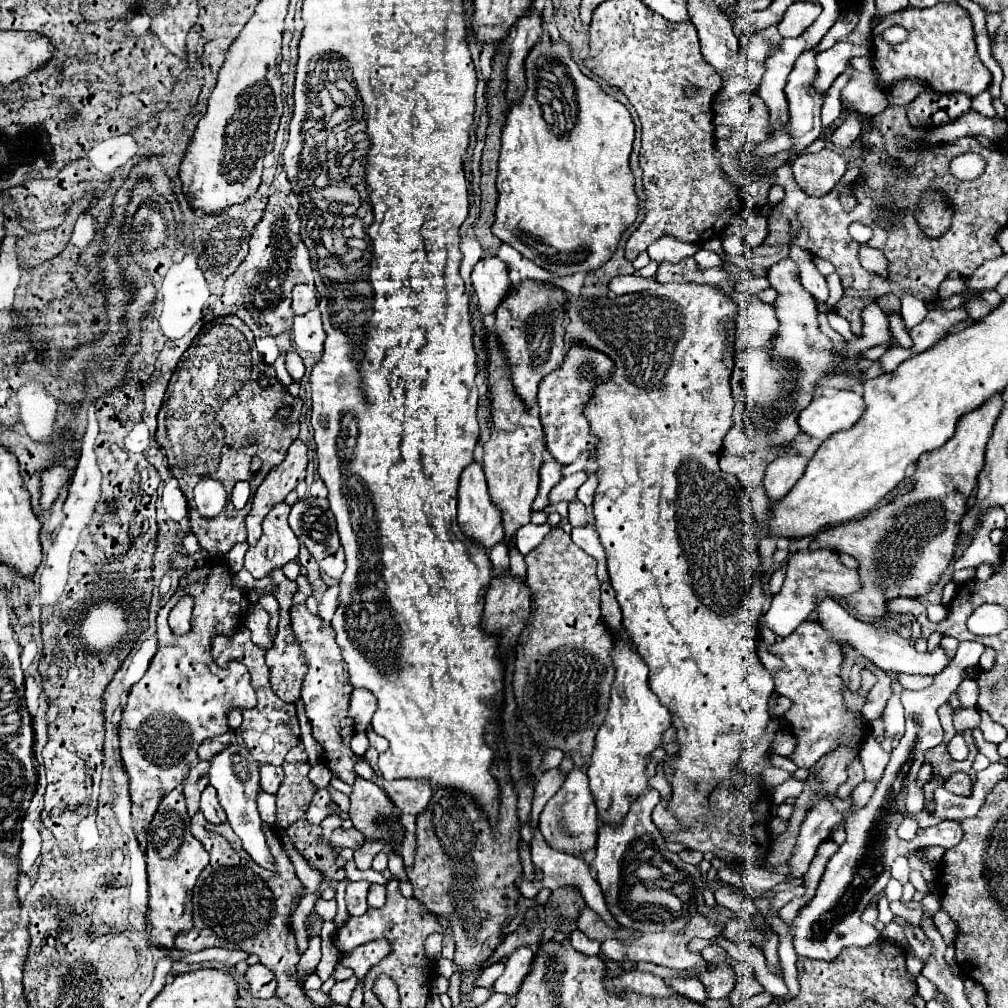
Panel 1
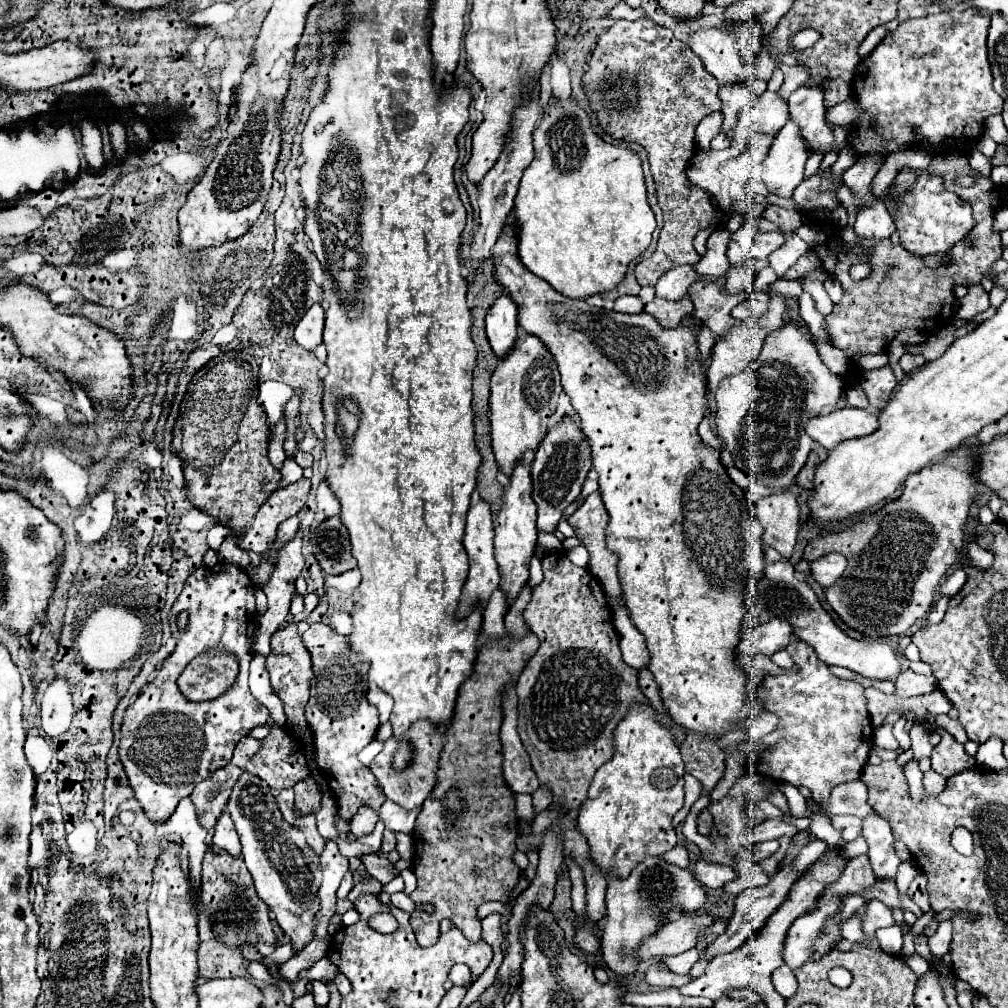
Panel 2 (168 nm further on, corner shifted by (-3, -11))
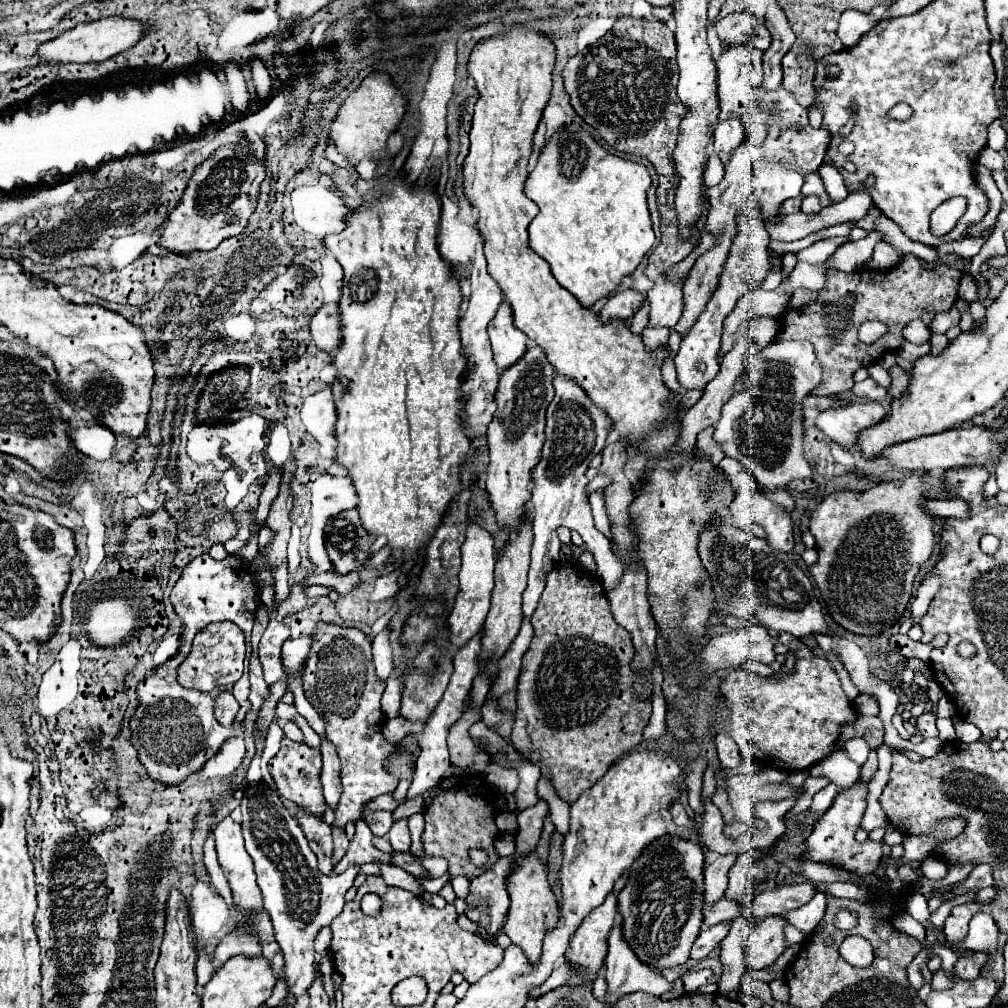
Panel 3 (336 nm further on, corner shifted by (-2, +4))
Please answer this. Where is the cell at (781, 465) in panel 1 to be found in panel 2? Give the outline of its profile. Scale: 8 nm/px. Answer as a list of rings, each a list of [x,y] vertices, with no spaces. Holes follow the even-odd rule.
[[[778,490],[756,502],[756,520],[764,528],[762,542],[784,558],[792,556],[798,536],[798,514],[796,496],[790,490]]]

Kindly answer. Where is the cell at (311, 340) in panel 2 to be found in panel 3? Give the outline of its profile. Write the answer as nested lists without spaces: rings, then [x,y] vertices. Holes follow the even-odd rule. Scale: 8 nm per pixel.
[[[325,303],[317,309],[315,315],[311,315],[309,321],[309,333],[315,341],[315,345],[327,353],[331,353],[341,337],[339,337],[339,309],[335,303]]]

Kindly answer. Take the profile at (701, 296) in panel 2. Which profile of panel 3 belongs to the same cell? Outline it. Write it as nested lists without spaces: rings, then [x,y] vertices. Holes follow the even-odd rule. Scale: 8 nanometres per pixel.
[[[707,427],[697,435],[697,447],[699,447],[699,453],[709,455],[715,465],[725,457],[721,451],[721,445],[713,439],[713,427]]]

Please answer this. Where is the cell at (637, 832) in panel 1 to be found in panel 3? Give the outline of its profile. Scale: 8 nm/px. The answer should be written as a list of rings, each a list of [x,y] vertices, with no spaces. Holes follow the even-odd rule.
[[[617,919],[617,925],[613,925],[607,945],[609,945],[607,959],[605,959],[605,979],[607,979],[607,985],[609,985],[607,1005],[613,1005],[619,997],[623,997],[627,993],[633,993],[633,991],[647,991],[647,993],[659,997],[667,989],[671,989],[671,983],[661,975],[659,969],[655,969],[655,967],[639,961],[639,957],[635,957],[635,951],[627,945],[627,941],[623,937],[623,923],[621,923],[621,919]]]

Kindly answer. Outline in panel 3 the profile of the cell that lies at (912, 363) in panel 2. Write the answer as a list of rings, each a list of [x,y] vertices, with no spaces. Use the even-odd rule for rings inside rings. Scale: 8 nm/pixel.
[[[903,343],[901,347],[899,347],[899,355],[903,357],[903,359],[907,359],[907,361],[913,361],[913,359],[917,359],[917,357],[921,357],[921,355],[927,355],[931,351],[931,345],[929,343],[925,343],[925,345],[911,345],[911,343]]]

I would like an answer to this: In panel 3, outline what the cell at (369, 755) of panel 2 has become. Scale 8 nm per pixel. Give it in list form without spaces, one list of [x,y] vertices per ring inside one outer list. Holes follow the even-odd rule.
[[[395,717],[395,719],[391,719],[391,721],[387,721],[385,725],[383,725],[383,729],[381,729],[381,733],[383,733],[383,739],[387,741],[387,743],[399,743],[399,739],[407,733],[407,731],[411,731],[411,729],[415,729],[415,731],[419,731],[419,729],[423,729],[423,725],[419,723],[419,725],[411,725],[411,723],[407,723],[407,721],[403,721],[401,717]]]

